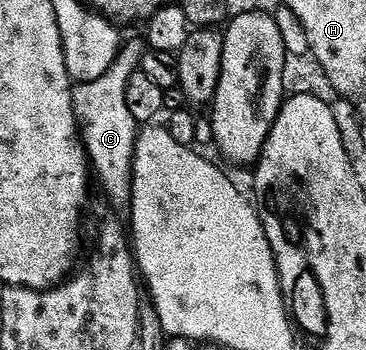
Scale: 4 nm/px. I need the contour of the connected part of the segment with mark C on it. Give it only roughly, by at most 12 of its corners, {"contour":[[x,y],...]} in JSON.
{"contour":[[146,39],[72,85],[80,140],[110,202],[131,202],[139,124],[125,103]]}

